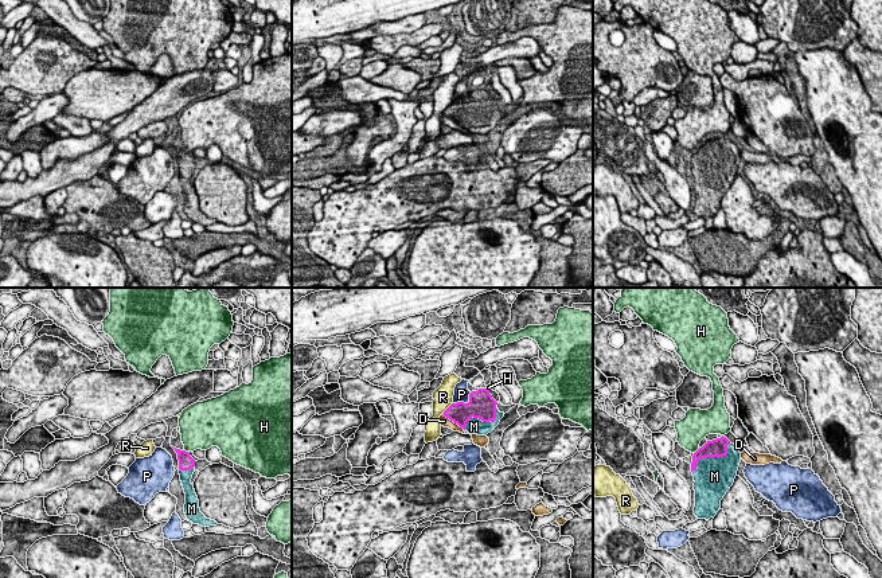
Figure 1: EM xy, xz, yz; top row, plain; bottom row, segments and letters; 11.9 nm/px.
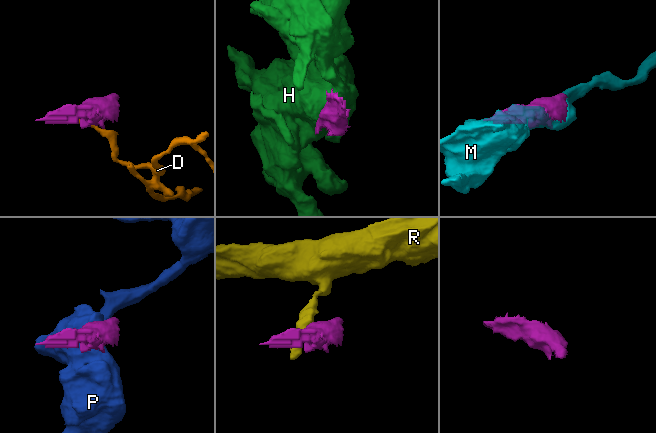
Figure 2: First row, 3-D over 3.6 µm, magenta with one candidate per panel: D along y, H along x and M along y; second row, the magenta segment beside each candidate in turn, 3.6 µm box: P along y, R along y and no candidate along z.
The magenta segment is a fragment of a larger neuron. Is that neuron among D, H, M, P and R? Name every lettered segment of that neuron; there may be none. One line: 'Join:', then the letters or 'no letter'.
Join: M

